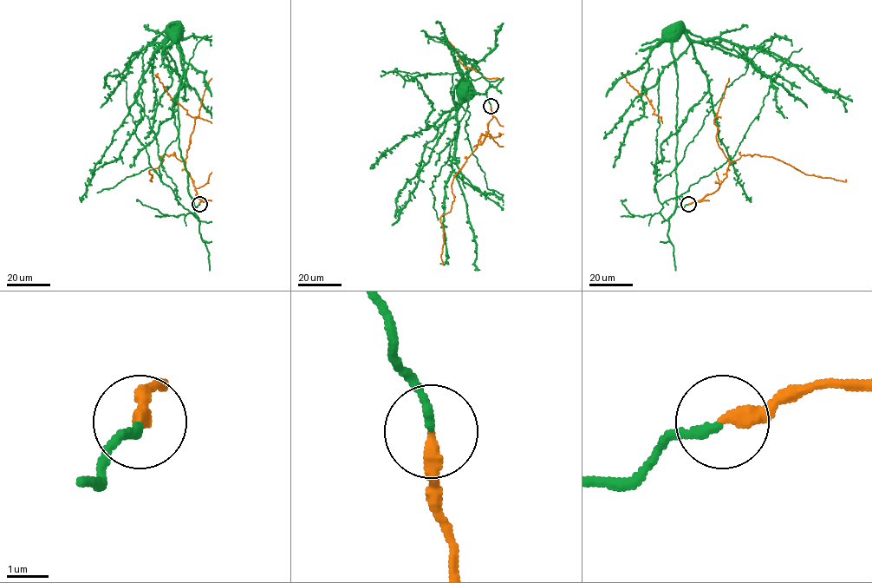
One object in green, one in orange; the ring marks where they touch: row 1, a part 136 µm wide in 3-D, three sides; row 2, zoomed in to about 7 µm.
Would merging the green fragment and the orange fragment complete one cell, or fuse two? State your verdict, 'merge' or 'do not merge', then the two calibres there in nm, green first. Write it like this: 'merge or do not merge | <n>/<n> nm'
merge | 200/360 nm

